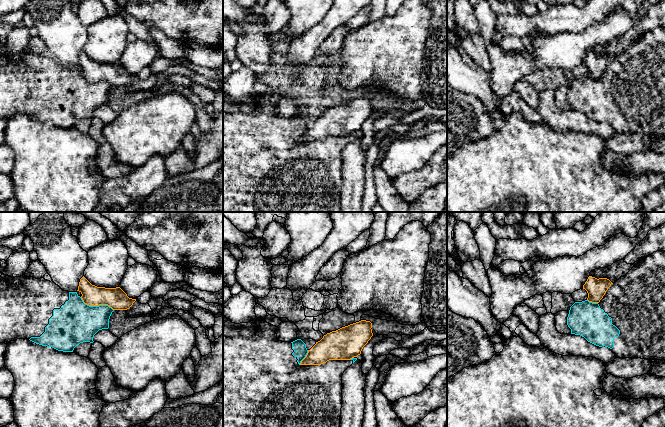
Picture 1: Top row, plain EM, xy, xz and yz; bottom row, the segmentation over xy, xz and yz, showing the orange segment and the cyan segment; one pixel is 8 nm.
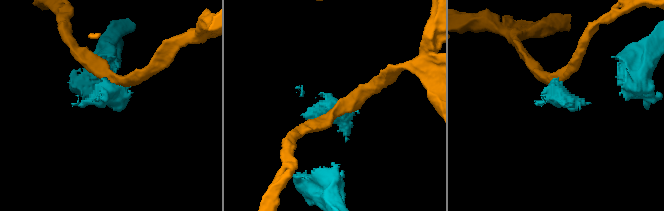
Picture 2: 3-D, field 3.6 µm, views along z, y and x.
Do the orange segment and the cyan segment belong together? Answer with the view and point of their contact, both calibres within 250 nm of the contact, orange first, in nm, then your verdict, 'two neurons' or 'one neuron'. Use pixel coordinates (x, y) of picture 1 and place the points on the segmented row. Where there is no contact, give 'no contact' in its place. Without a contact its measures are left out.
contact xy (96, 305); calibres 170 and 340 nm; two neurons

